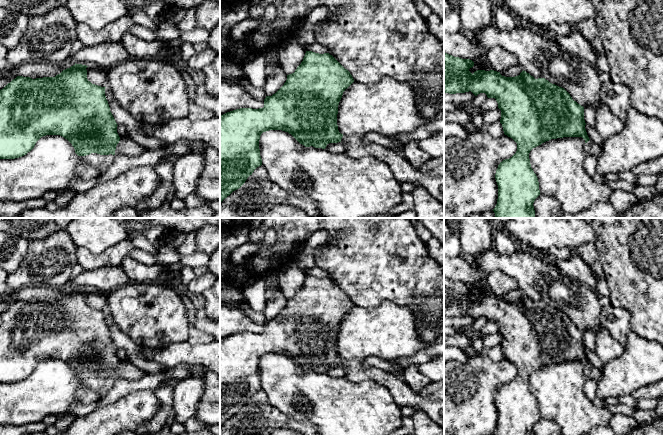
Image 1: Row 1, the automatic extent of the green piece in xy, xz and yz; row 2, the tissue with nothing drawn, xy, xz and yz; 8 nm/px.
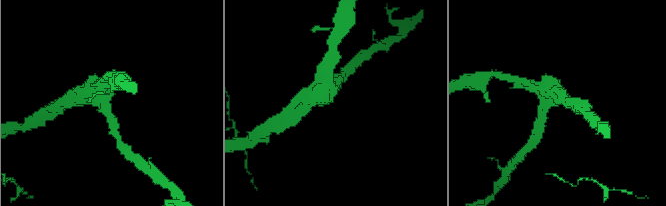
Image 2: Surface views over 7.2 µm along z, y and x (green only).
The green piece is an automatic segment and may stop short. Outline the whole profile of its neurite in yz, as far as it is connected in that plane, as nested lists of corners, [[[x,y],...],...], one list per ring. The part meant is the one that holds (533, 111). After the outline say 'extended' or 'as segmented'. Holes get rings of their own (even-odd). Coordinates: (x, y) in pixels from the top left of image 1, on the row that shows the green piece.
[[[444,53],[444,92],[456,94],[471,91],[475,96],[485,93],[488,98],[495,98],[501,110],[500,123],[504,134],[517,143],[516,153],[500,162],[496,170],[498,199],[493,209],[495,218],[536,218],[533,203],[540,190],[538,178],[531,168],[530,151],[546,141],[563,137],[582,137],[587,155],[598,157],[603,148],[589,139],[585,129],[584,107],[574,101],[564,88],[545,78],[535,79],[524,70],[518,76],[505,77],[494,70],[477,70],[472,74],[469,69],[473,66],[474,62],[470,59]]] | extended

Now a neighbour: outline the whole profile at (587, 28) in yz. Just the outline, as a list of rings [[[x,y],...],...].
[[[586,19],[576,25],[575,31],[579,32],[590,43],[598,36],[597,26],[592,19]]]

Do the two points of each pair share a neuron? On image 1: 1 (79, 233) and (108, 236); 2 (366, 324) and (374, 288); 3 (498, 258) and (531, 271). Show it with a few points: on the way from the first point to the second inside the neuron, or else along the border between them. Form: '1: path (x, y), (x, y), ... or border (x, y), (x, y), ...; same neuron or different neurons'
1: path (86, 233), (101, 233); same neuron
2: border (393, 302), (383, 301), (372, 307), (354, 305); different neurons
3: path (506, 263), (523, 266); same neuron

